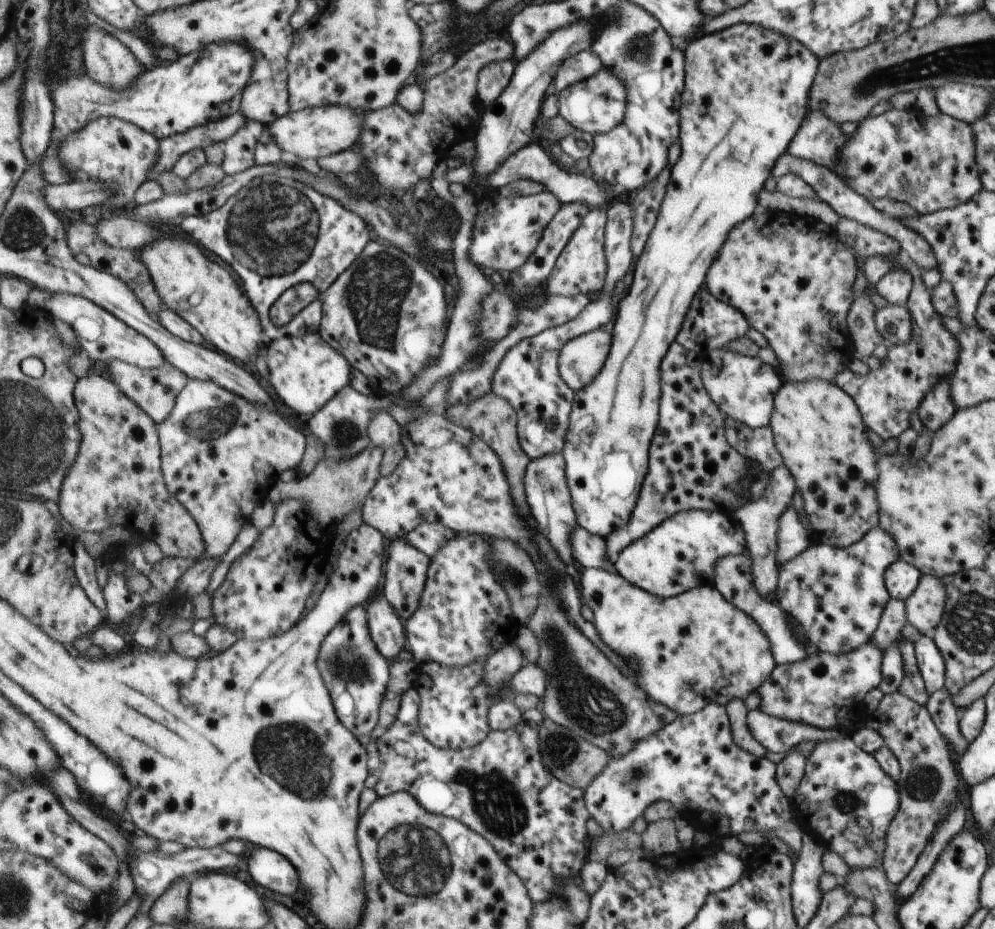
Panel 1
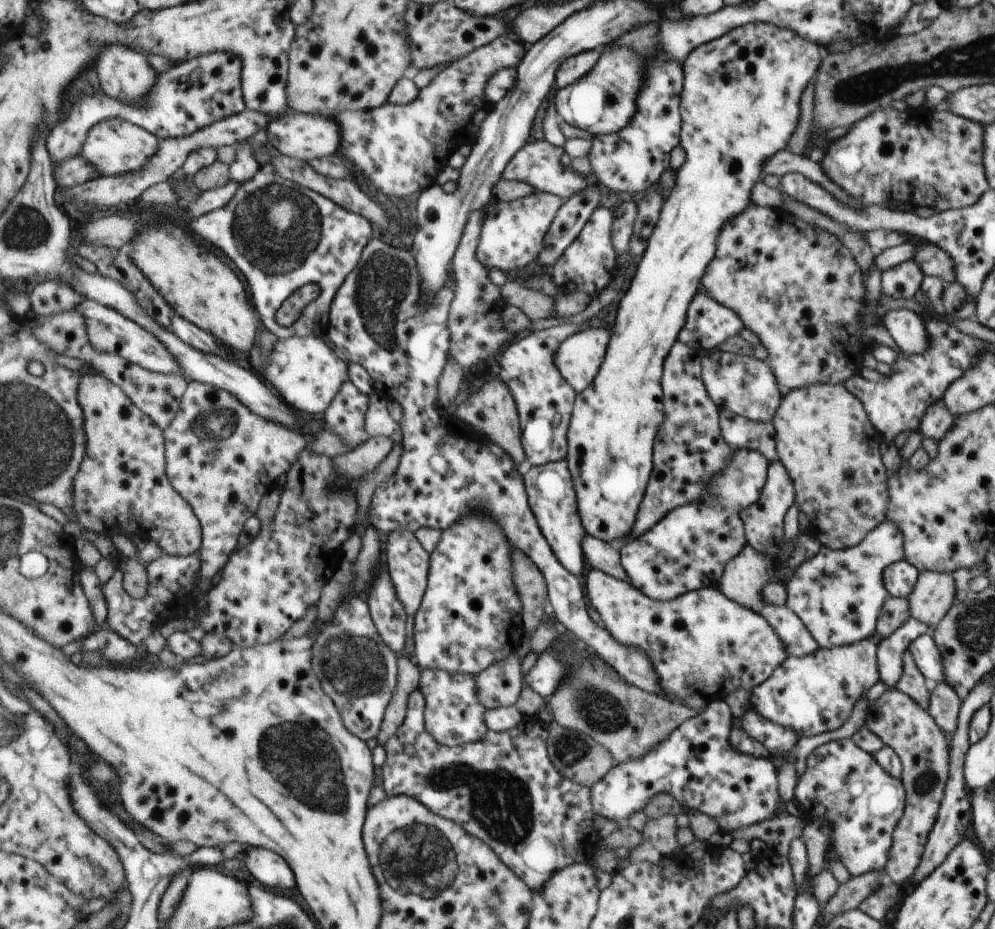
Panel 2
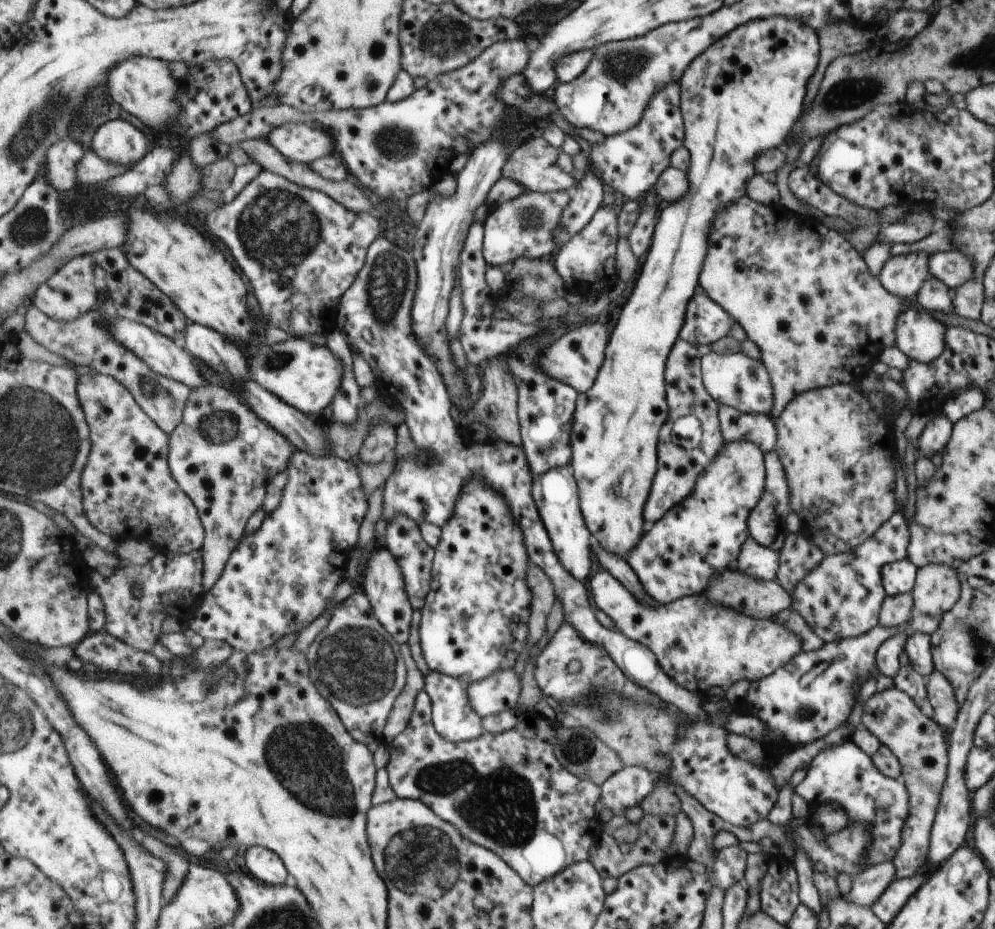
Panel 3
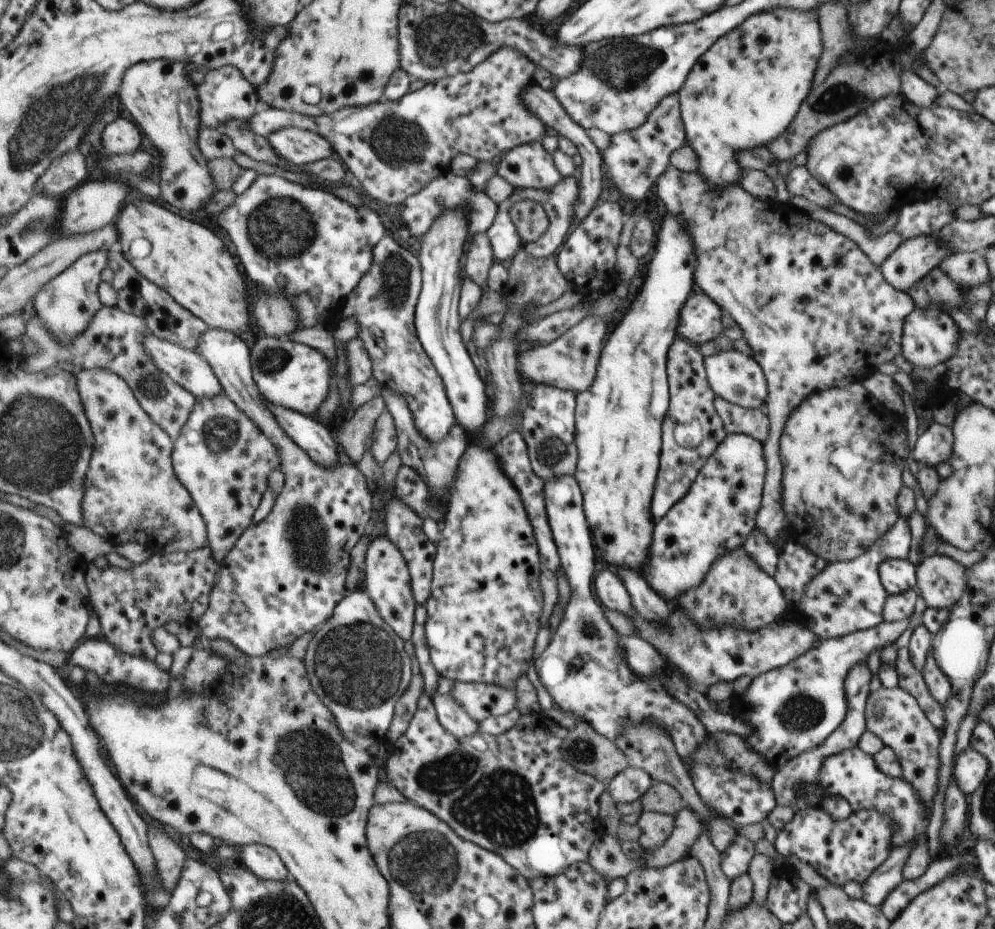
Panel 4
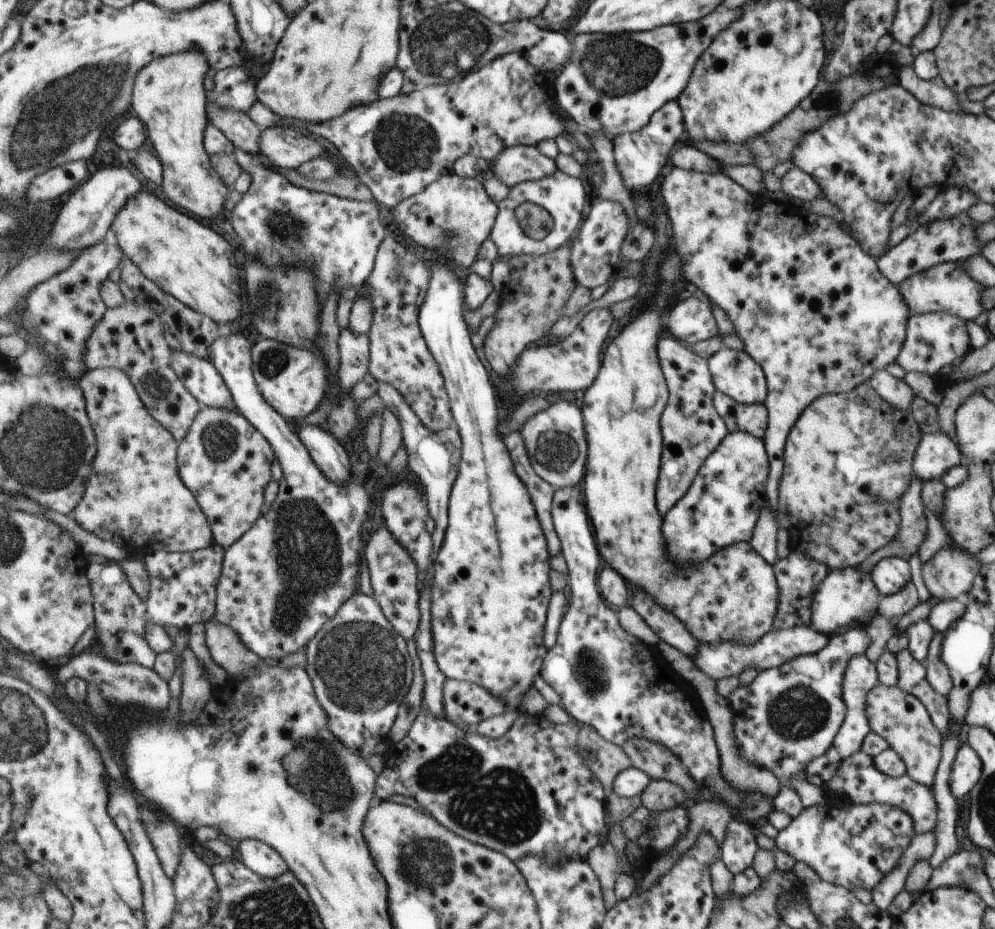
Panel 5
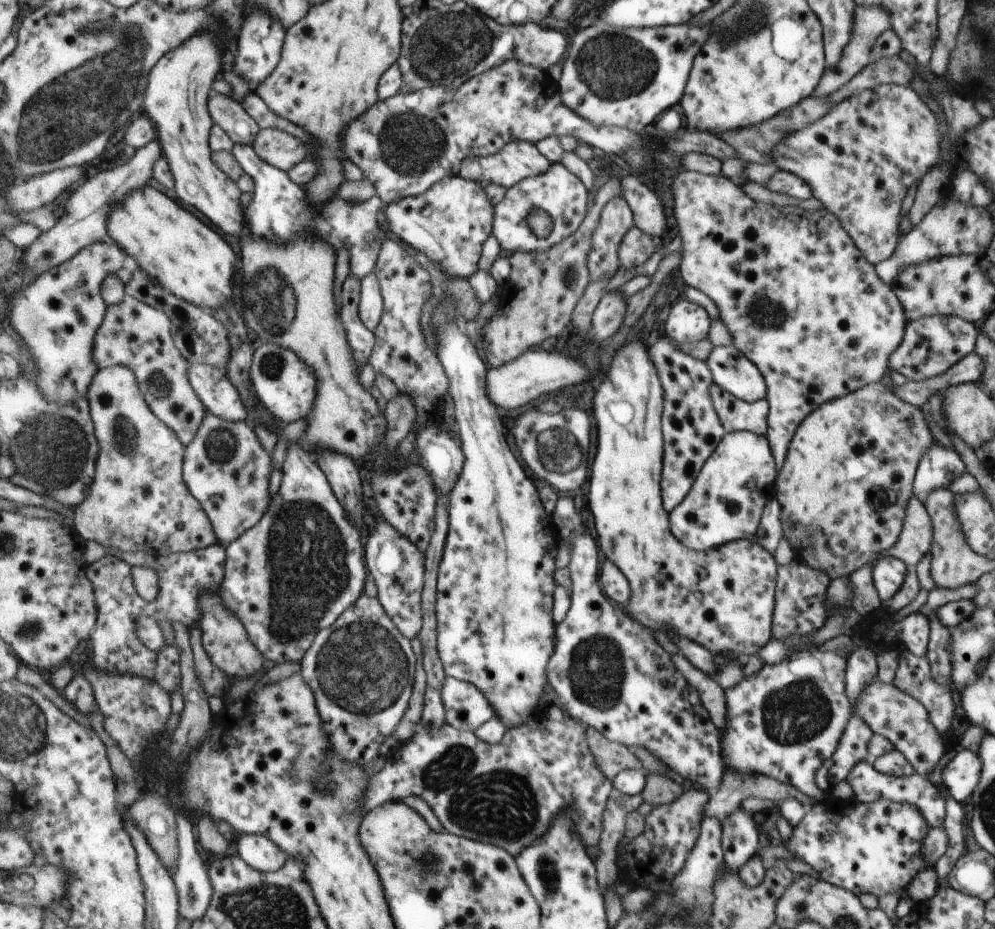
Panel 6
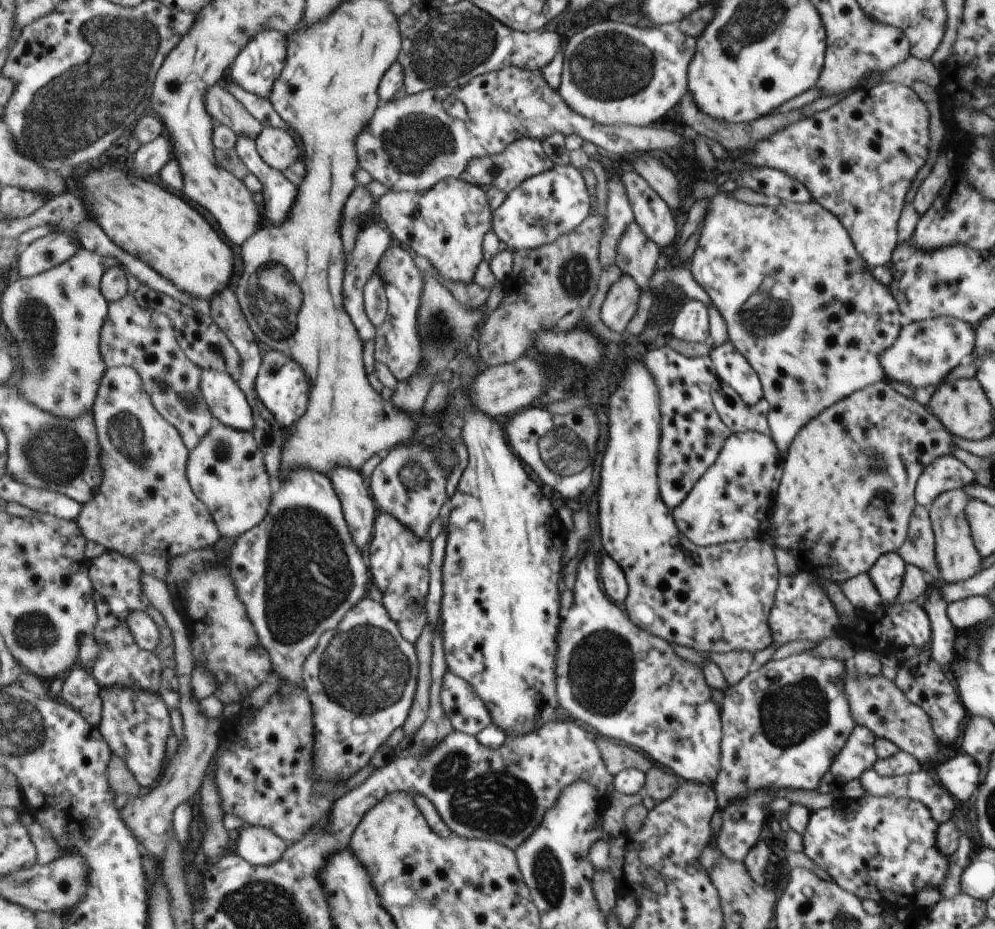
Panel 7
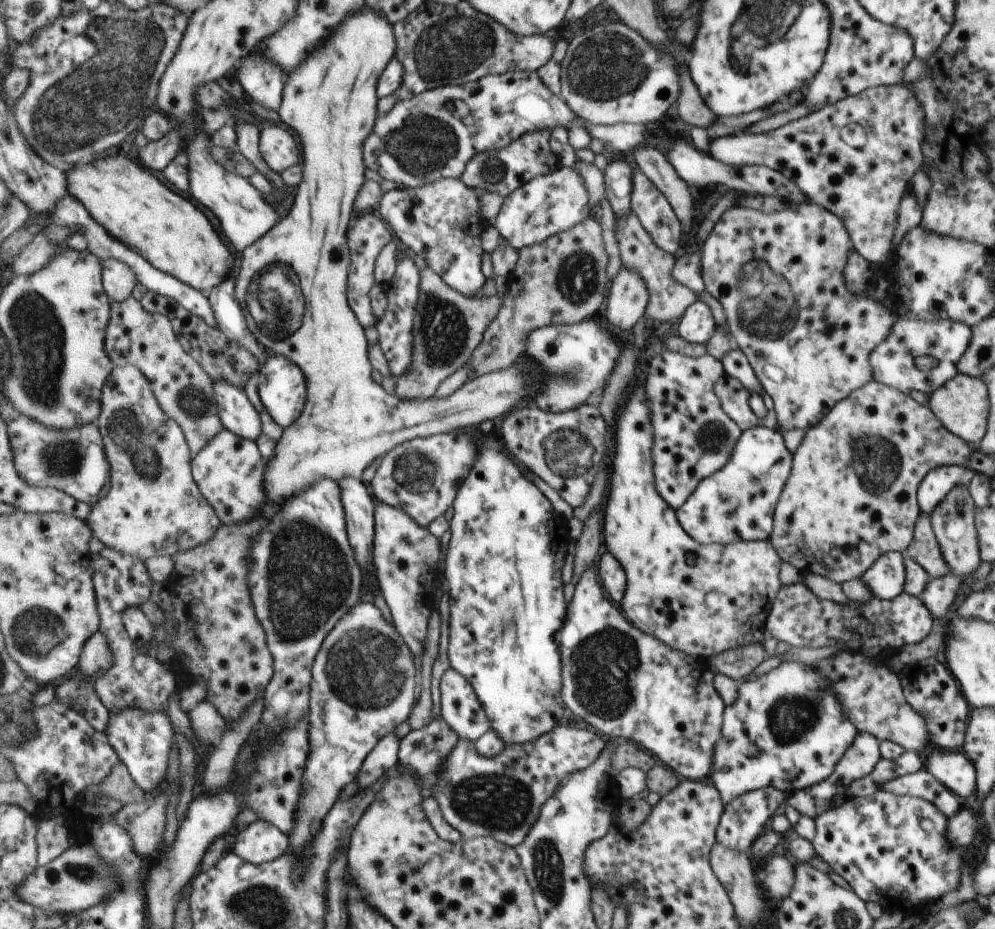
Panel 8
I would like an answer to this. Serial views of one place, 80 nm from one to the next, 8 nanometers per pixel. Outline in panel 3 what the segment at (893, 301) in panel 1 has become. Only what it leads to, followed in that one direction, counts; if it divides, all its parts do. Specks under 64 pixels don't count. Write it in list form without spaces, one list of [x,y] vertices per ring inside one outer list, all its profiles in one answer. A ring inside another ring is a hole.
[[[911,251],[907,254],[891,255],[881,267],[880,283],[898,297],[908,299],[916,294],[929,277],[928,257],[931,253]]]

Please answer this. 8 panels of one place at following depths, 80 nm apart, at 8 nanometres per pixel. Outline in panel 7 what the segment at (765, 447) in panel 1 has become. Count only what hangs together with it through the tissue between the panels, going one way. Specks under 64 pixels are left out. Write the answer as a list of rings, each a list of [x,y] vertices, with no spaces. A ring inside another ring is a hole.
[[[717,380],[710,384],[710,395],[713,408],[732,433],[767,432],[770,429],[766,419],[769,405],[764,397],[755,405],[746,405],[728,384]]]

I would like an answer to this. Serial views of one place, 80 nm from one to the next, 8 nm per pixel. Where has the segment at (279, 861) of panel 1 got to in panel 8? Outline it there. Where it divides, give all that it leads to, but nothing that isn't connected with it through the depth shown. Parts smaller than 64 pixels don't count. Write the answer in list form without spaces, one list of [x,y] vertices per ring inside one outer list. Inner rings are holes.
[[[263,819],[239,828],[236,832],[233,852],[256,865],[274,861],[290,848],[288,834]]]

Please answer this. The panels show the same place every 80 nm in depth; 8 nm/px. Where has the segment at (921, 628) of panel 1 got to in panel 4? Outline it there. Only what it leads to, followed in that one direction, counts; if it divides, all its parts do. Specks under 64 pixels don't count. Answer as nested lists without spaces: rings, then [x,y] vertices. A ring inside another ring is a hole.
[[[938,551],[929,557],[922,557],[917,568],[915,590],[919,593],[927,607],[945,609],[952,607],[961,596],[965,588],[966,568],[949,556],[941,555]]]

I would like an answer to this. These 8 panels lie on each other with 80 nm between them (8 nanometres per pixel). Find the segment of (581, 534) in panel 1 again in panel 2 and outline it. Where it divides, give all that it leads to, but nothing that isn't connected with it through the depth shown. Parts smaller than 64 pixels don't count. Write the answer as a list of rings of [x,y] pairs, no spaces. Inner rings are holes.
[[[587,535],[582,540],[582,551],[591,569],[603,571],[613,578],[628,582],[629,577],[623,570],[618,546]]]

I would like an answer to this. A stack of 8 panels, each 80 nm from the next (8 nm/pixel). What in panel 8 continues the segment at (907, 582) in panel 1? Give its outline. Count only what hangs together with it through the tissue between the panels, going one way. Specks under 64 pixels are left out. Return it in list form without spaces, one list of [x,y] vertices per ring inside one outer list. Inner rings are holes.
[[[897,551],[881,554],[859,578],[873,597],[889,600],[903,591],[905,577],[902,555]]]

